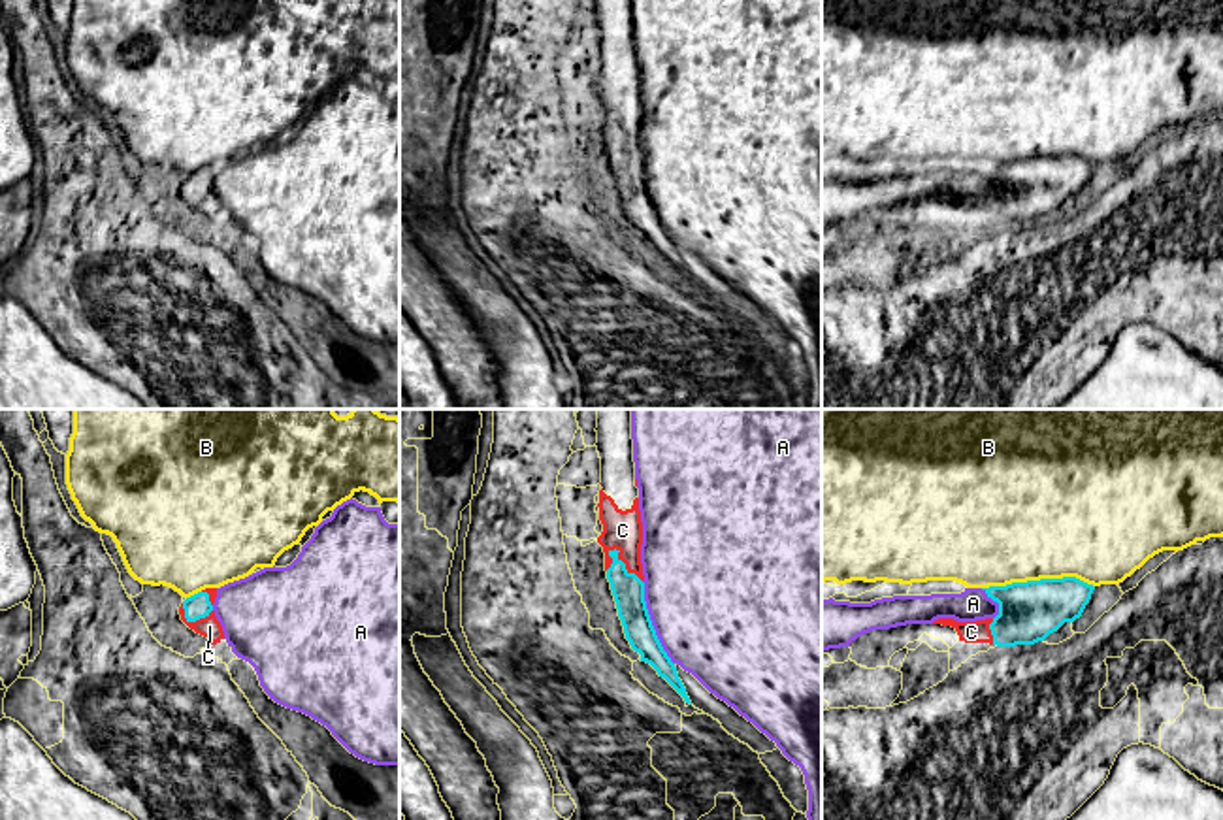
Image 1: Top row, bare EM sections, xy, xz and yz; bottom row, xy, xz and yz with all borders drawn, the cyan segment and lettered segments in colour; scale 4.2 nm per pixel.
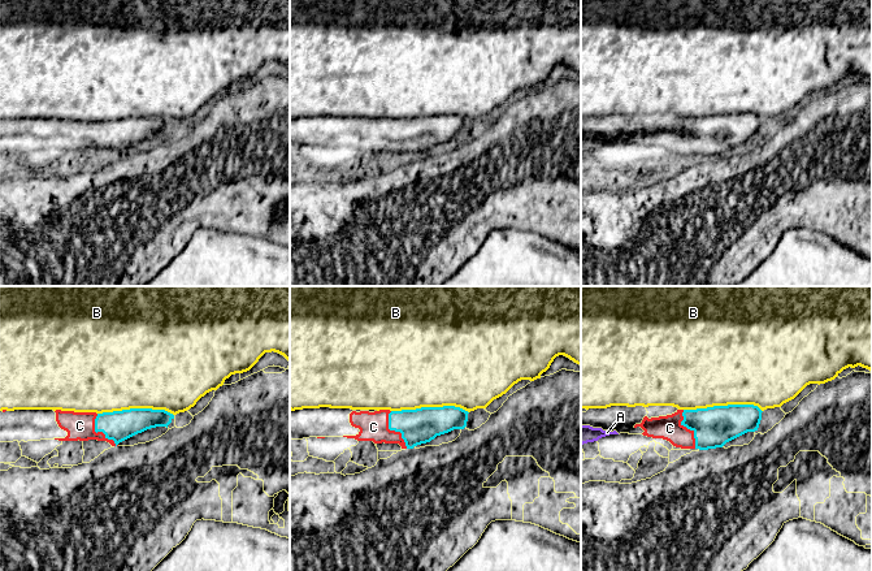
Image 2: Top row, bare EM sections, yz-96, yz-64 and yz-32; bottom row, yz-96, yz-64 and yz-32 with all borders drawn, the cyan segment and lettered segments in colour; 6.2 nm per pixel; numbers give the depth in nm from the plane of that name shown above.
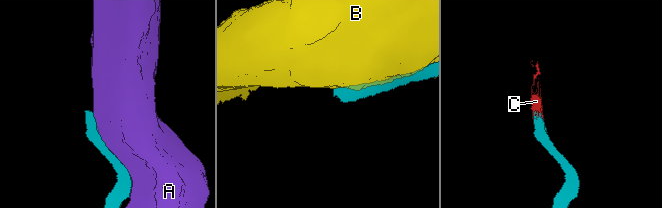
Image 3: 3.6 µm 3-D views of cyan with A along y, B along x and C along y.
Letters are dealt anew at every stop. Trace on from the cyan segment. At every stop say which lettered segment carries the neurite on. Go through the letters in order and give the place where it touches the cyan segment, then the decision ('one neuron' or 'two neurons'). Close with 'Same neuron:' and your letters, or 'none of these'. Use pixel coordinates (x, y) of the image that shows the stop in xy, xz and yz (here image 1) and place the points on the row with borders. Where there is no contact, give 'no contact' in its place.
A: xz (651, 623) | two neurons
B: yz (1037, 581) | two neurons
C: xz (622, 562) | one neuron
Same neuron: C

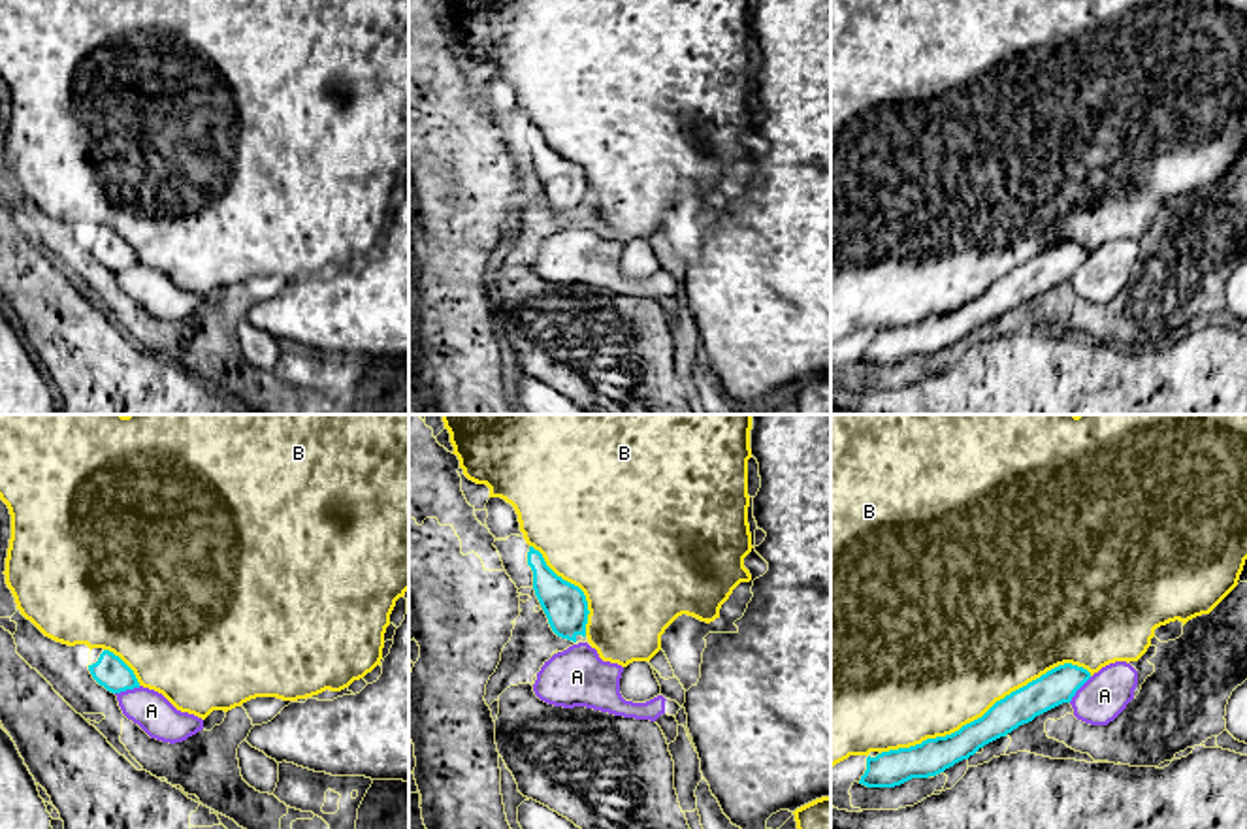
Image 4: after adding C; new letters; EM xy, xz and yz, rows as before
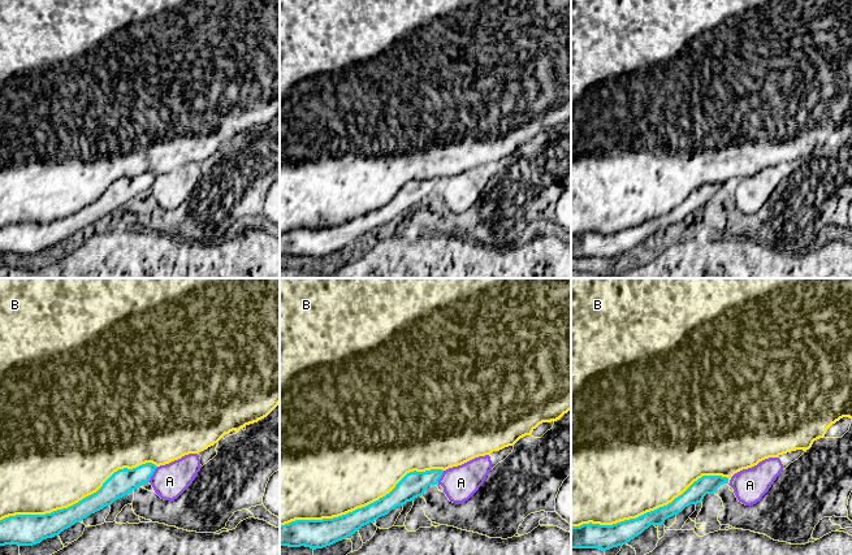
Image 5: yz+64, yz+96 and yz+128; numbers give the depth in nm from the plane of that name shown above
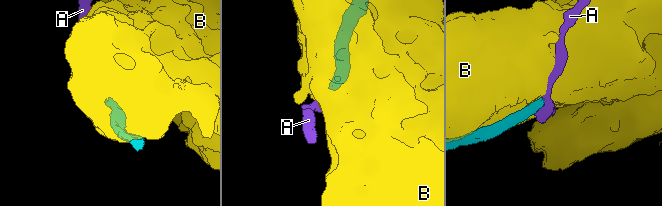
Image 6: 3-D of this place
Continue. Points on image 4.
A: yz (1078, 688) | two neurons
B: yz (987, 711) | two neurons
Same neuron: none of these

